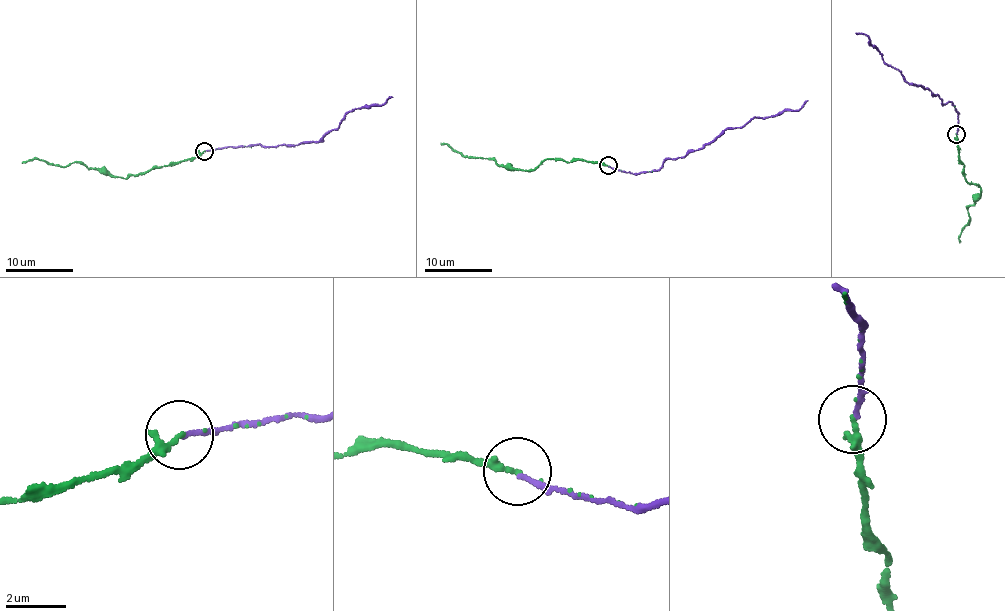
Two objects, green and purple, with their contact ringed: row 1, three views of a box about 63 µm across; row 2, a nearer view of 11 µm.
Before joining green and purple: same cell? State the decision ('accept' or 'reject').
accept

